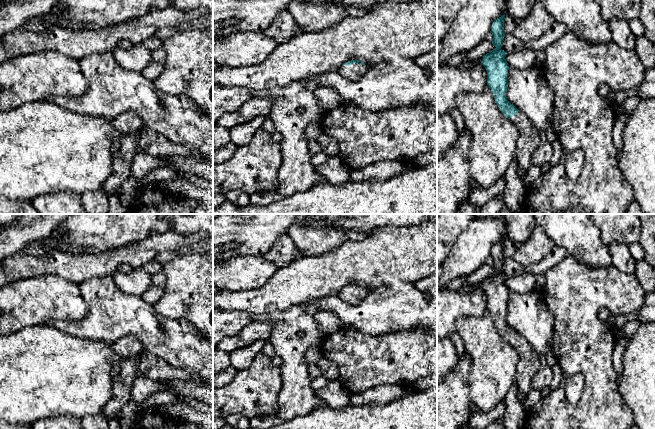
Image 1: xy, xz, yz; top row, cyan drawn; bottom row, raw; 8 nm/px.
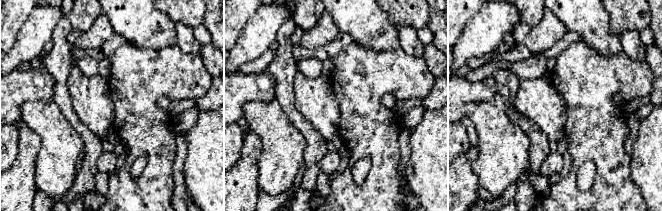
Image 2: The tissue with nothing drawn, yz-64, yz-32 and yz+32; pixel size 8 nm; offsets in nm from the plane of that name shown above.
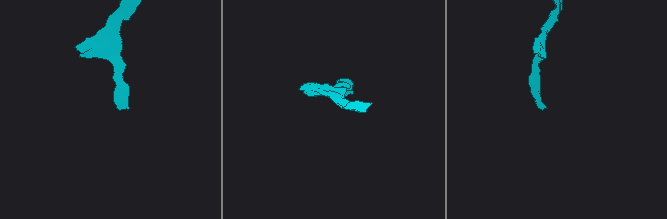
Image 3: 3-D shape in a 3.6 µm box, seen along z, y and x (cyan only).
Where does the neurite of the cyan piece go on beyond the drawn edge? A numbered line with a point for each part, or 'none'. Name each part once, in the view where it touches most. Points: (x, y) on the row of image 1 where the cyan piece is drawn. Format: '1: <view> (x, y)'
1: xz (355, 71)

